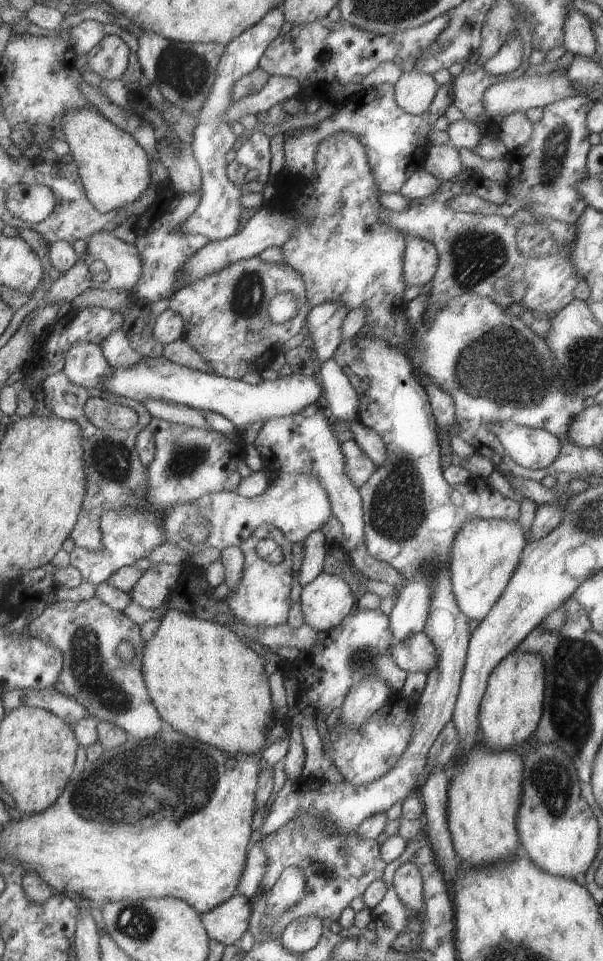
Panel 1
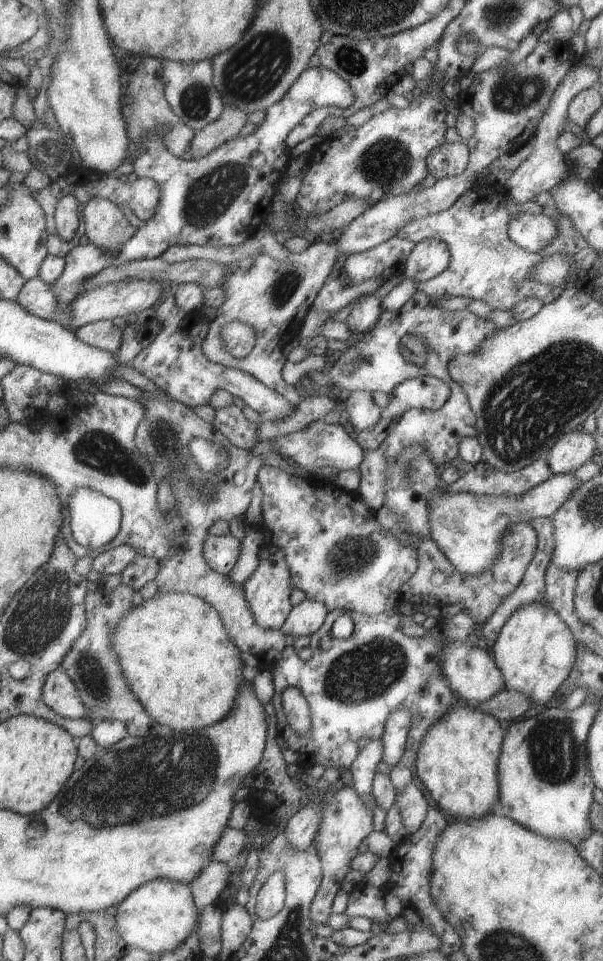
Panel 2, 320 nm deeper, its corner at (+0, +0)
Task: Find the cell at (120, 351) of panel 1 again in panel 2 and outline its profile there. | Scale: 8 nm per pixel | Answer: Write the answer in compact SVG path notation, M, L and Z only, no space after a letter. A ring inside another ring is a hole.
M108 319L85 324L73 332L75 337L84 344L103 351L116 353L122 342L121 330Z

